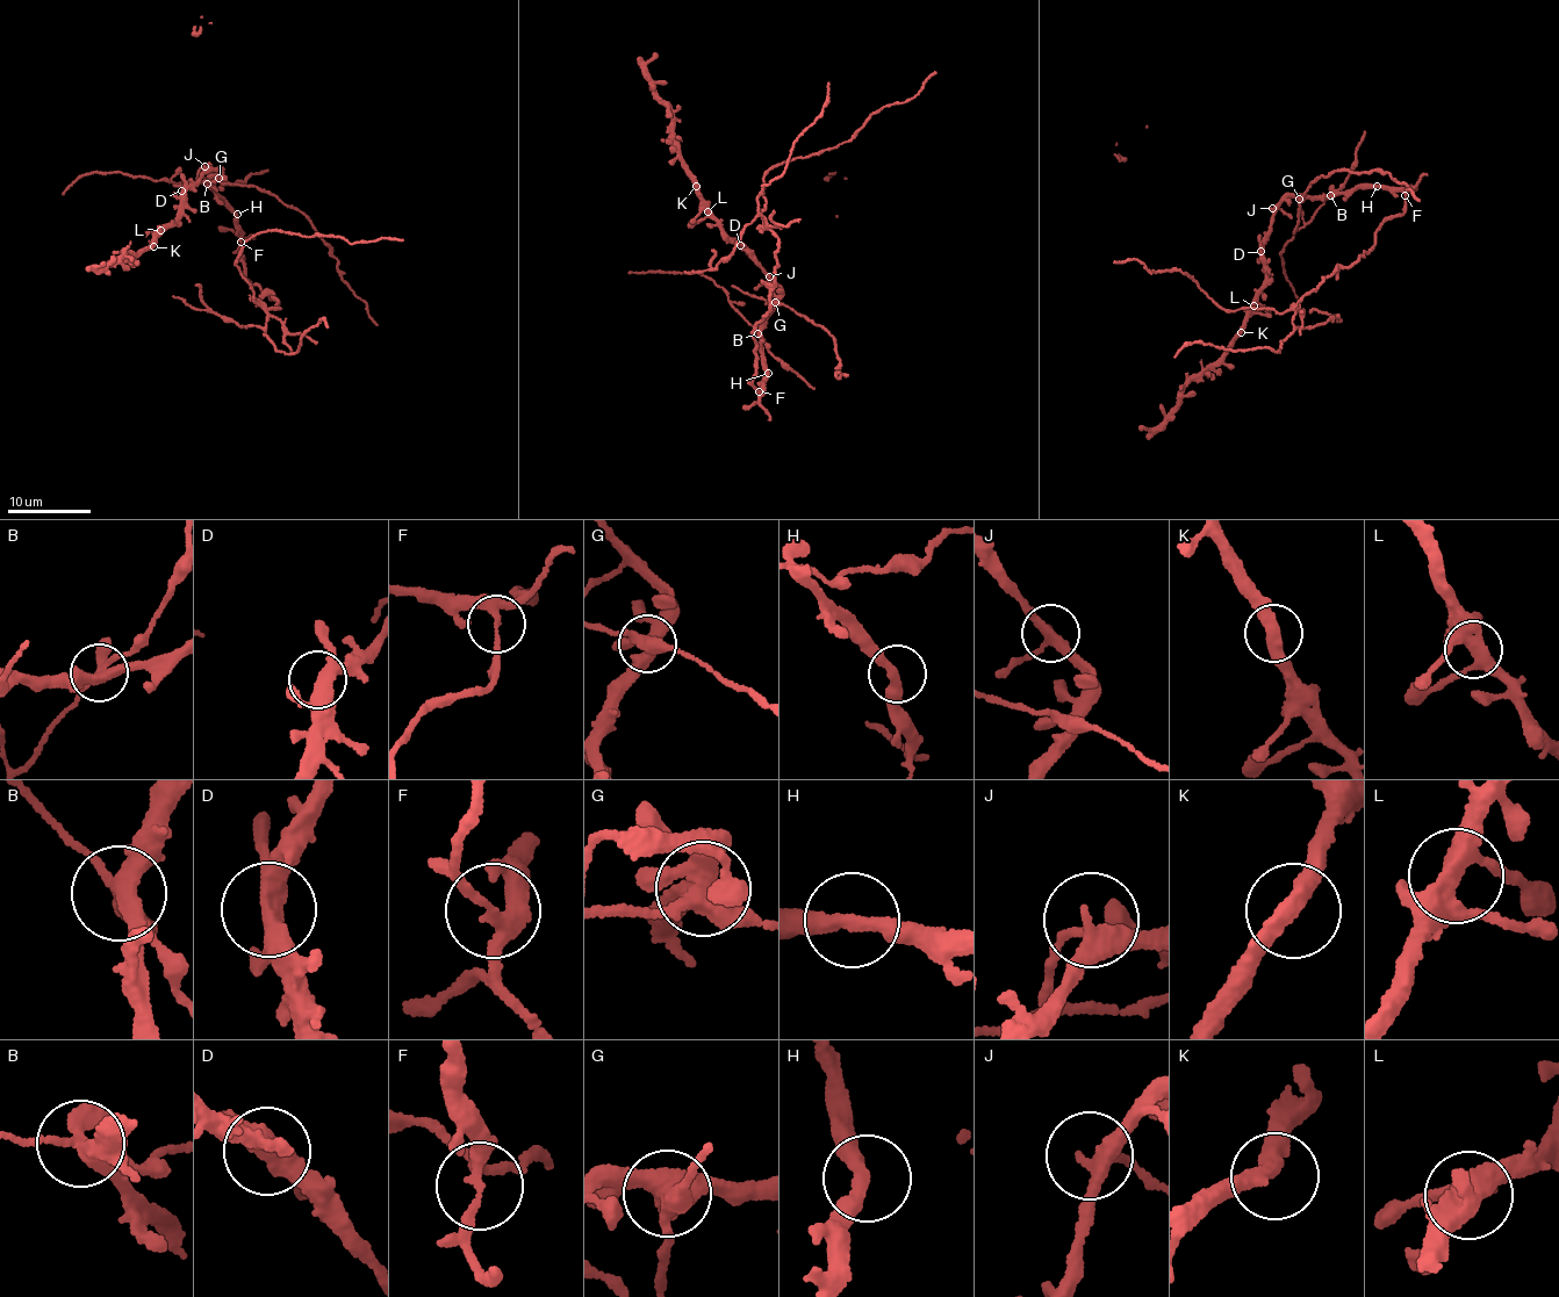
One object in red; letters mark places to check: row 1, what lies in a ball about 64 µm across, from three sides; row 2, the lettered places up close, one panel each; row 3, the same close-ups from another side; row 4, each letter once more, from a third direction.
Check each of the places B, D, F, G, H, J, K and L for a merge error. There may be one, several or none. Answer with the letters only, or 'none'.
B, F, G

